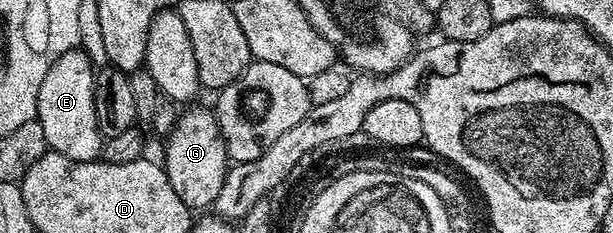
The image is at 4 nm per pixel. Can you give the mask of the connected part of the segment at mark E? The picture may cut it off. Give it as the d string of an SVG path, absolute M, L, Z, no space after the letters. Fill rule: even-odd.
M74 48L56 59L37 93L37 121L44 130L47 148L69 160L93 163L101 158L104 136L96 121L95 74L95 64L85 51Z

